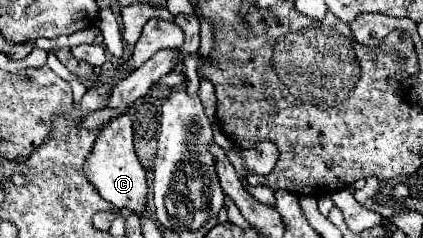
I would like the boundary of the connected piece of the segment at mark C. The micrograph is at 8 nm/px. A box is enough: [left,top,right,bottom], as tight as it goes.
[86,115,146,215]

